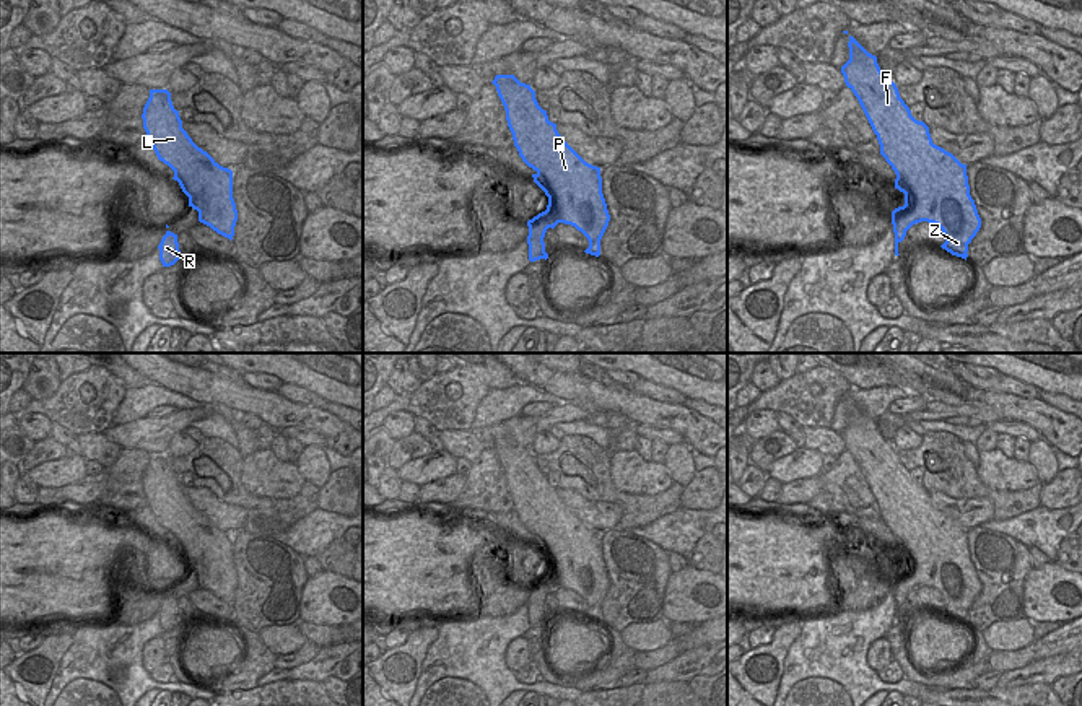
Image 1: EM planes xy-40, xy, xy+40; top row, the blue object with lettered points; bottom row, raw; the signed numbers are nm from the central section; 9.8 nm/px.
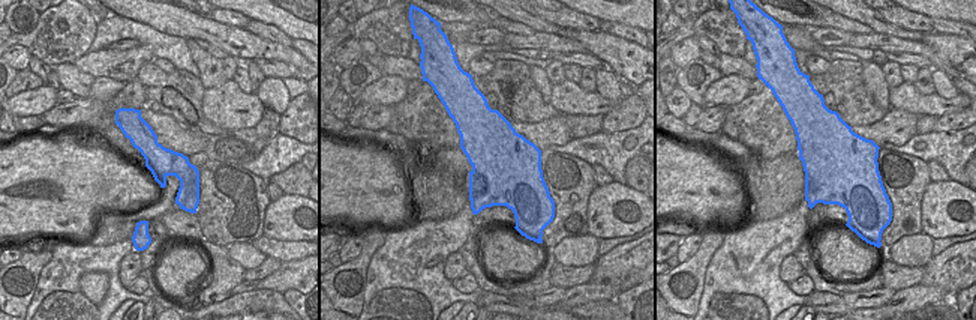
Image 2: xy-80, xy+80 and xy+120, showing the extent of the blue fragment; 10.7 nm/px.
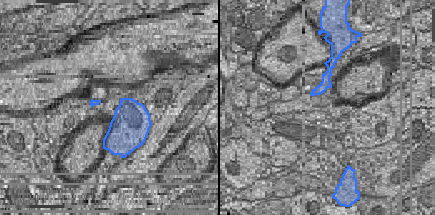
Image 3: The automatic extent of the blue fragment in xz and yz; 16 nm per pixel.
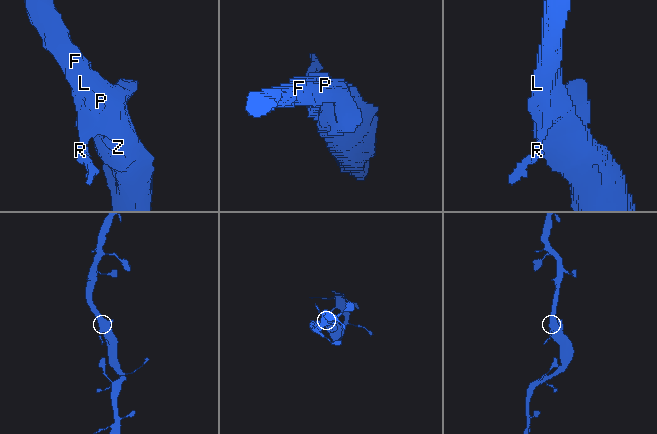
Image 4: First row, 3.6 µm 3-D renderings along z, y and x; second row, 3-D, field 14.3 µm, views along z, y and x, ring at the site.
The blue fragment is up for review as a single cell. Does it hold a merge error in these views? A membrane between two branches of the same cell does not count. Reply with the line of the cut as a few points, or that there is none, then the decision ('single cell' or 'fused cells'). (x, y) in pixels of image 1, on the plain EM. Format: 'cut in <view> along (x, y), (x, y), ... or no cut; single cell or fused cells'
no cut; single cell

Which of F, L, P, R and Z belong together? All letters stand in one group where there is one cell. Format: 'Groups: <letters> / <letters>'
Groups: F L P R Z

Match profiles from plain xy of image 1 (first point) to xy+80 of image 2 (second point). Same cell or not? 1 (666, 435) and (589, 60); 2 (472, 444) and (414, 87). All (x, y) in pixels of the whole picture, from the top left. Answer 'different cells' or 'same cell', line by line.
1: same cell
2: different cells

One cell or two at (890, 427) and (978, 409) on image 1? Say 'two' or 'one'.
one

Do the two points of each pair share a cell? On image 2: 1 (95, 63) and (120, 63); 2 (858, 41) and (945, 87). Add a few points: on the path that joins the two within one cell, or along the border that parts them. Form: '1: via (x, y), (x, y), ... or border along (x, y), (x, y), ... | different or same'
1: via (101, 63), (114, 63) | same
2: border along (933, 68), (942, 69), (951, 78) | different

